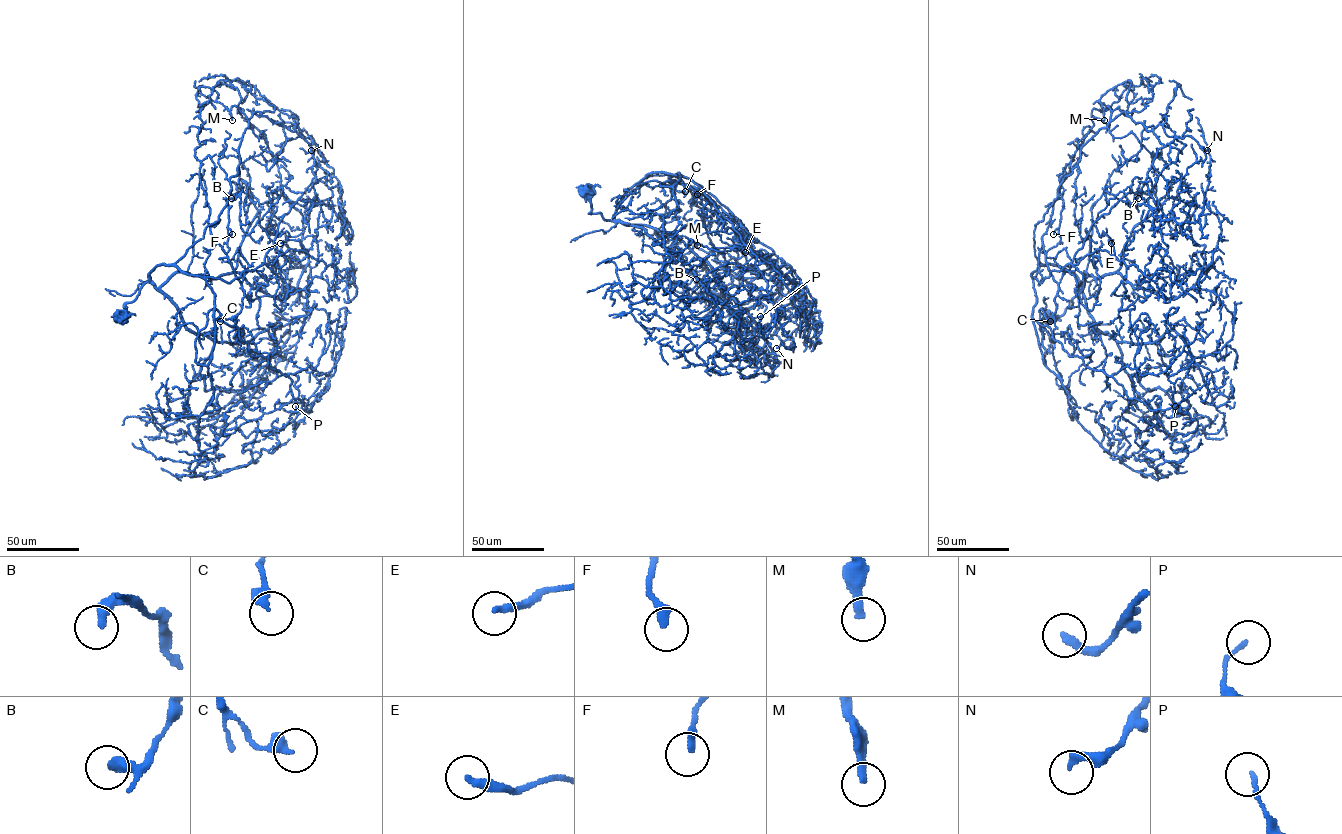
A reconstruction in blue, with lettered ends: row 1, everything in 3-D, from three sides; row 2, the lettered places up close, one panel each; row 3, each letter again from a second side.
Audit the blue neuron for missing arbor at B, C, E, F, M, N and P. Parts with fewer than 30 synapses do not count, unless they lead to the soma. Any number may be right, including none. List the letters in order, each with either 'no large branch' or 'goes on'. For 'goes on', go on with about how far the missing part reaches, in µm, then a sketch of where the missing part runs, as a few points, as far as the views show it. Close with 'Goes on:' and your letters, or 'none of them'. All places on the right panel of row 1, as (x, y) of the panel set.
B: no large branch
C: no large branch
E: no large branch
F: no large branch
M: goes on | 90 µm | (1104, 120), (1101, 146), (1106, 167), (1096, 183), (1099, 189), (1113, 195), (1114, 189)
N: no large branch
P: no large branch
Goes on: M

